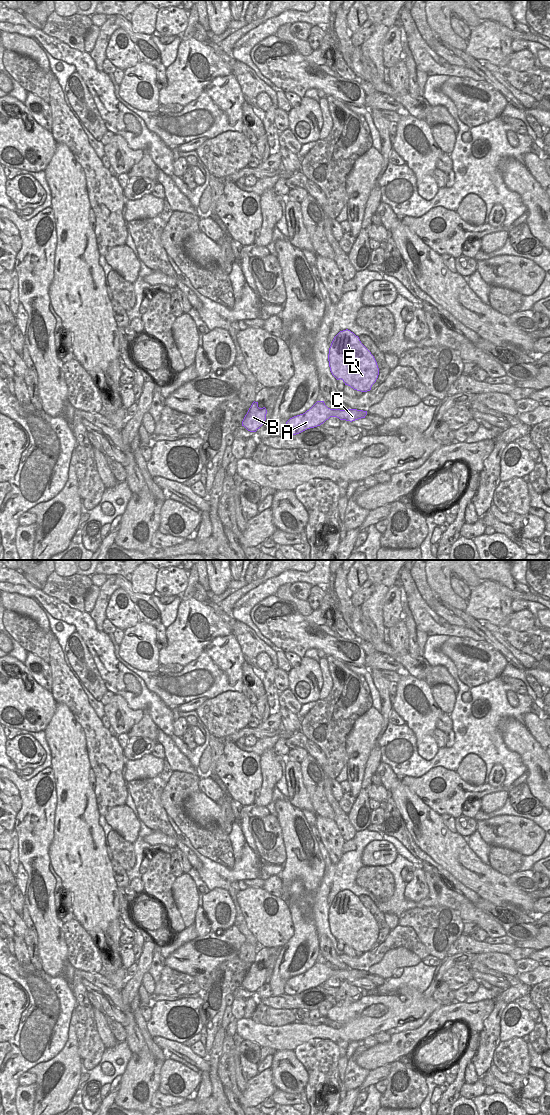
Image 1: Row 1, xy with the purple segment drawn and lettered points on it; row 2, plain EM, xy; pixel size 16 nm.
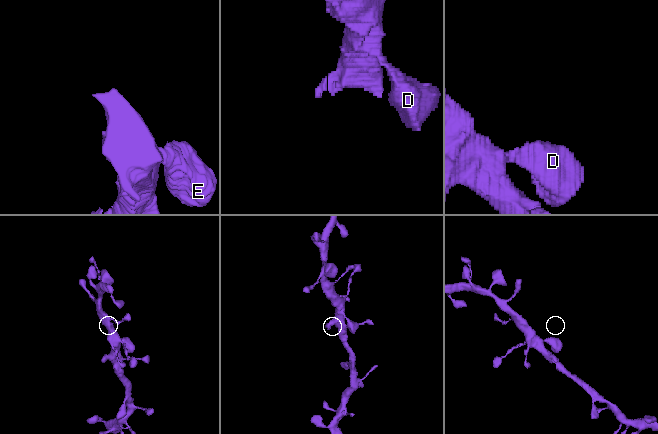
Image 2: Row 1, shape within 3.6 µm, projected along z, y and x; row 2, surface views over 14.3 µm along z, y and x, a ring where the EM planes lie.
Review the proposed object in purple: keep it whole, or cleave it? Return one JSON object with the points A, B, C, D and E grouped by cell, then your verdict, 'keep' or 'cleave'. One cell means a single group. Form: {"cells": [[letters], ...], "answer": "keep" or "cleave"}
{"cells": [["A", "B", "C", "D", "E"]], "answer": "keep"}

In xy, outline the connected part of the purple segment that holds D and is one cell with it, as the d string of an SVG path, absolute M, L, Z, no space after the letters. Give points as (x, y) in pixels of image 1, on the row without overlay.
M348 889L334 897L328 921L332 935L357 951L370 951L379 935L374 916Z

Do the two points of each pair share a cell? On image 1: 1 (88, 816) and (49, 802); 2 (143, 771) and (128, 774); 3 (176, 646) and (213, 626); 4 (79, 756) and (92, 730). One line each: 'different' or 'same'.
1: different
2: same
3: same
4: different

